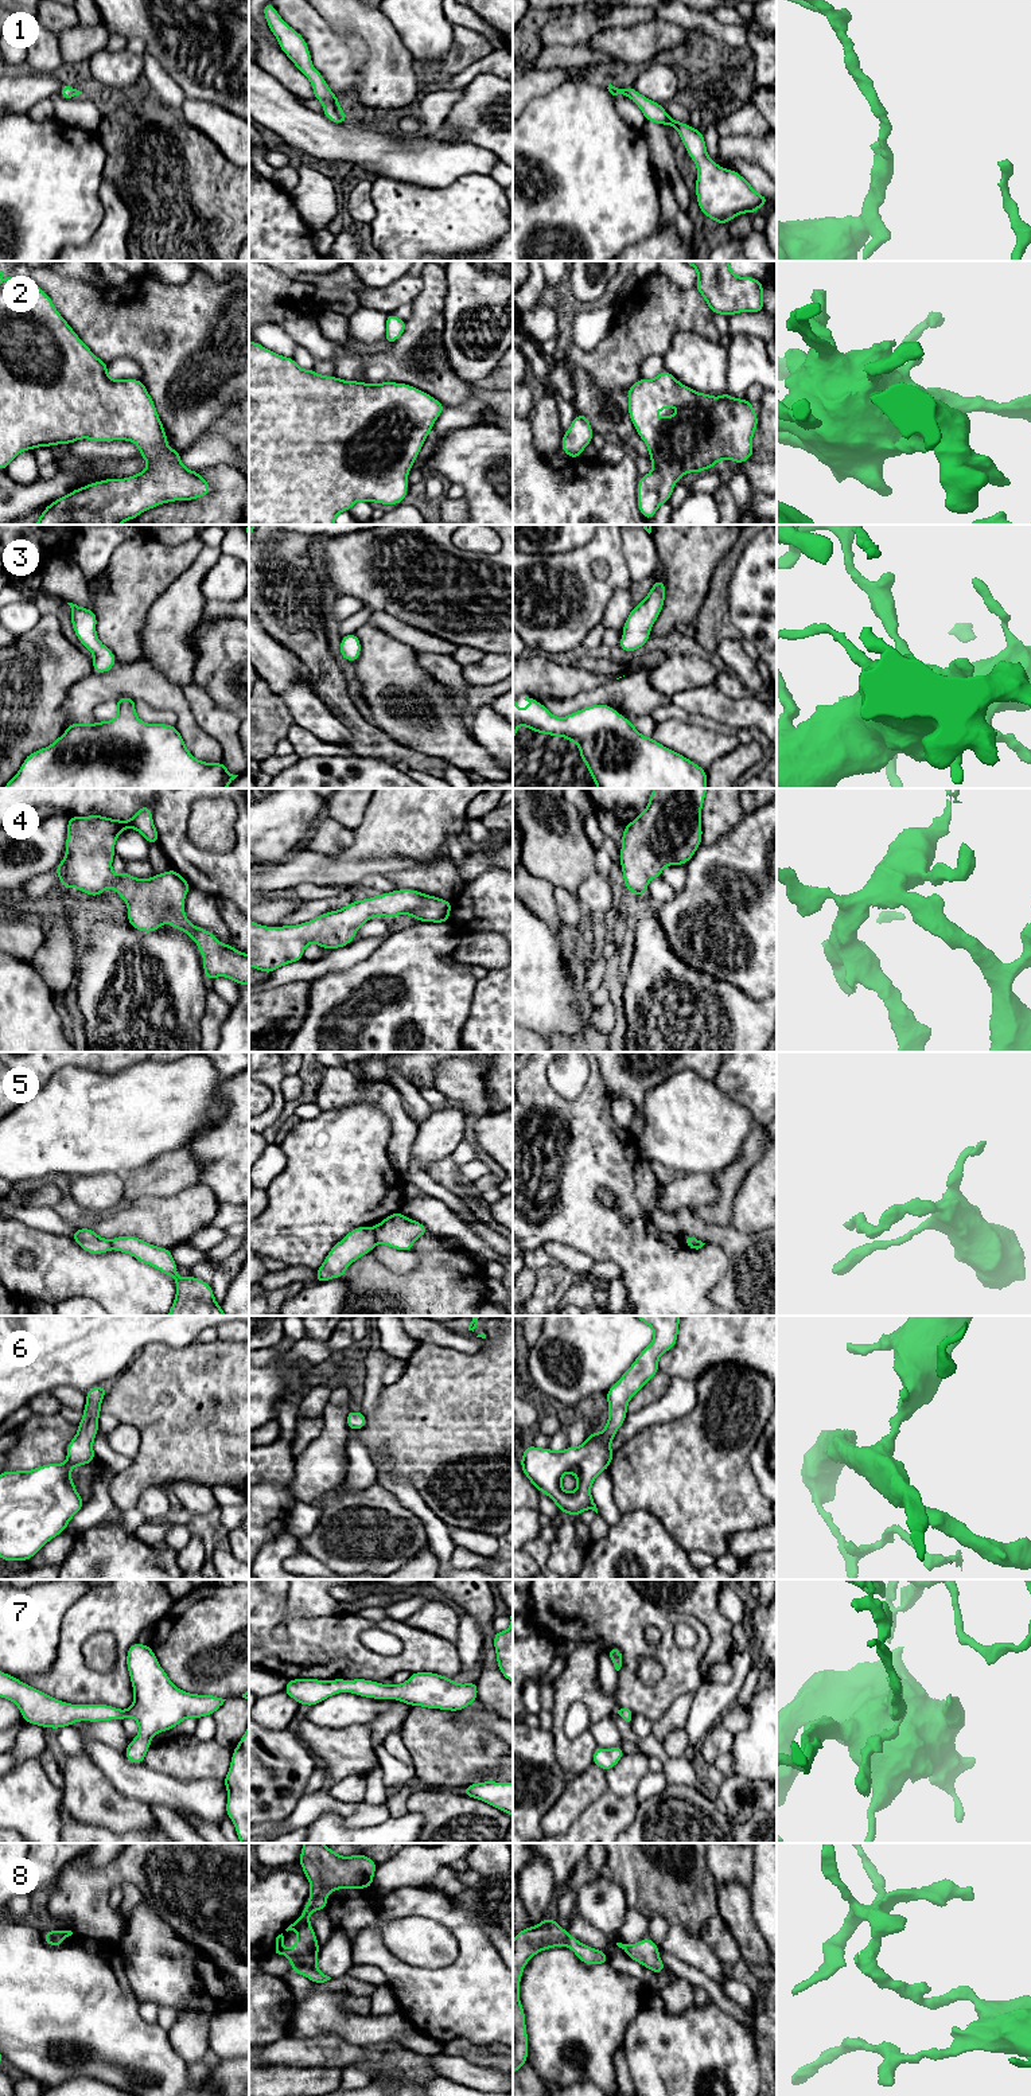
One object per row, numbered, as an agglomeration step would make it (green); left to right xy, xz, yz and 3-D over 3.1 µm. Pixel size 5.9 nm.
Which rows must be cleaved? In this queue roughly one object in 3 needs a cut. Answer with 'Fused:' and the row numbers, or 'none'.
Fused: 5

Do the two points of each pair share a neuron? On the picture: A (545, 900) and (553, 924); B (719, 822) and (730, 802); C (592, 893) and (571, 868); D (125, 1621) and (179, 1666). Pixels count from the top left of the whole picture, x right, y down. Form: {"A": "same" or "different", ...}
{"A": "same", "B": "same", "C": "different", "D": "different"}

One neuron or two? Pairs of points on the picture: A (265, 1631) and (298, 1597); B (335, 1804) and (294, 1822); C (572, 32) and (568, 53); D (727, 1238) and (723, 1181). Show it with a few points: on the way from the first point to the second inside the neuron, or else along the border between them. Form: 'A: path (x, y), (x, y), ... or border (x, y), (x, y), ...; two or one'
A: border (286, 1597), (288, 1619), (319, 1616); two
B: path (325, 1804), (314, 1804), (304, 1812); one
C: path (572, 38), (568, 47); one
D: border (696, 1212), (707, 1222), (730, 1226); two

